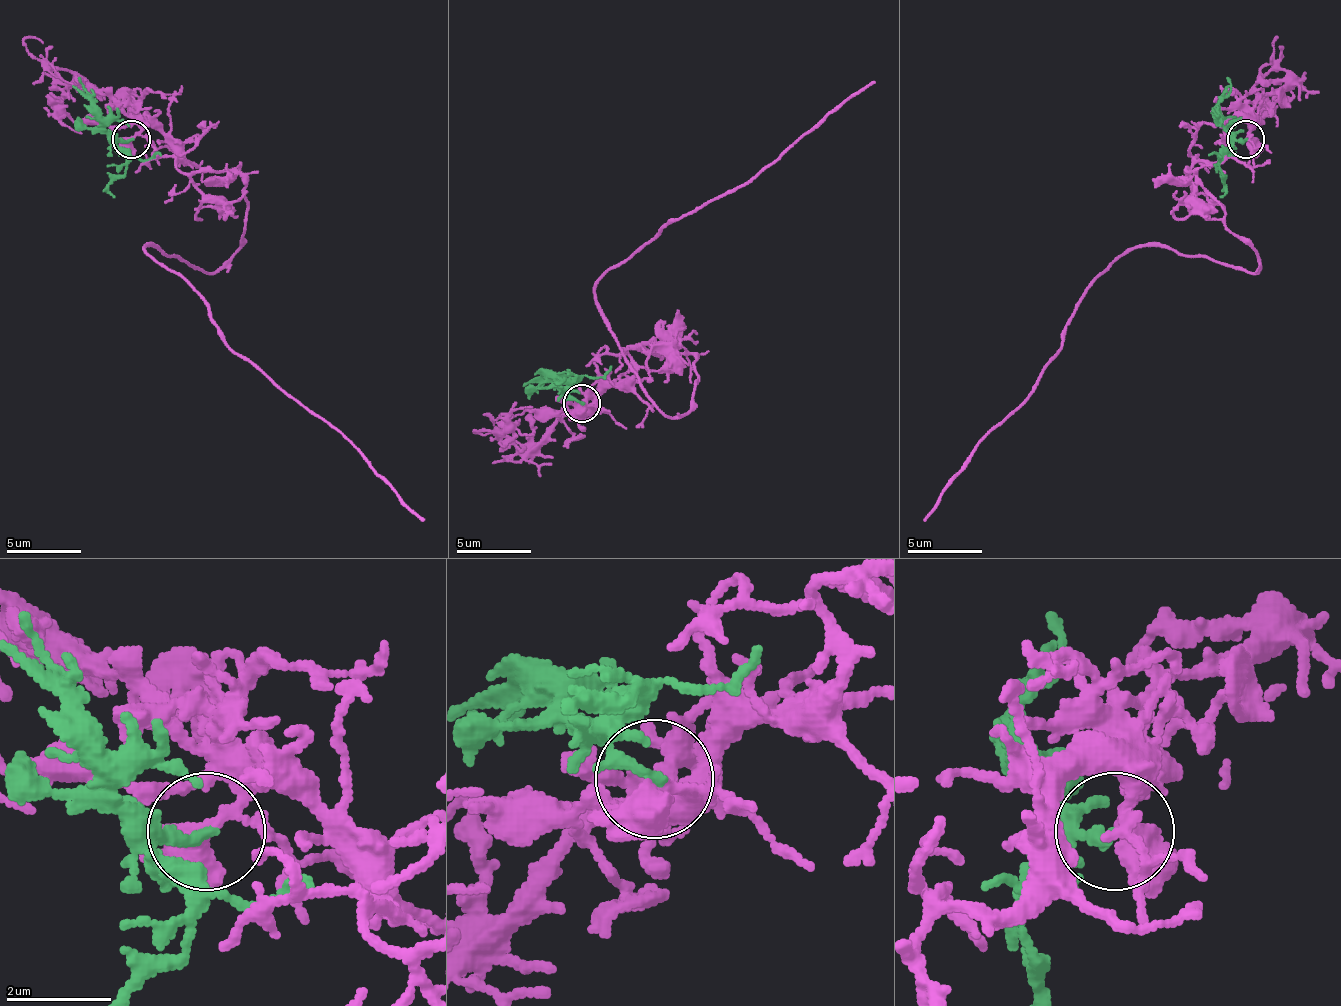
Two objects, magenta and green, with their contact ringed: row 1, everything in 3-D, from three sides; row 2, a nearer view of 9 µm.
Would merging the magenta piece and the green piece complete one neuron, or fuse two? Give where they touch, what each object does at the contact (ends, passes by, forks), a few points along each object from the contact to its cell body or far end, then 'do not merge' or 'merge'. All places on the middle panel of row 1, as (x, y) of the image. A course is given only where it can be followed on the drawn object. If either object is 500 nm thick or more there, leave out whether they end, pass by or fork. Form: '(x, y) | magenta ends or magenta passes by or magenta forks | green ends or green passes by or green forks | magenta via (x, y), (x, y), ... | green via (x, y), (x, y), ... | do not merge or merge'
(581, 403) | magenta forks | green ends | magenta via (582, 404), (627, 378), (635, 344), (687, 352), (695, 404), (665, 415), (594, 288), (874, 82) | green via (582, 404), (567, 396), (549, 378), (530, 385) | merge

